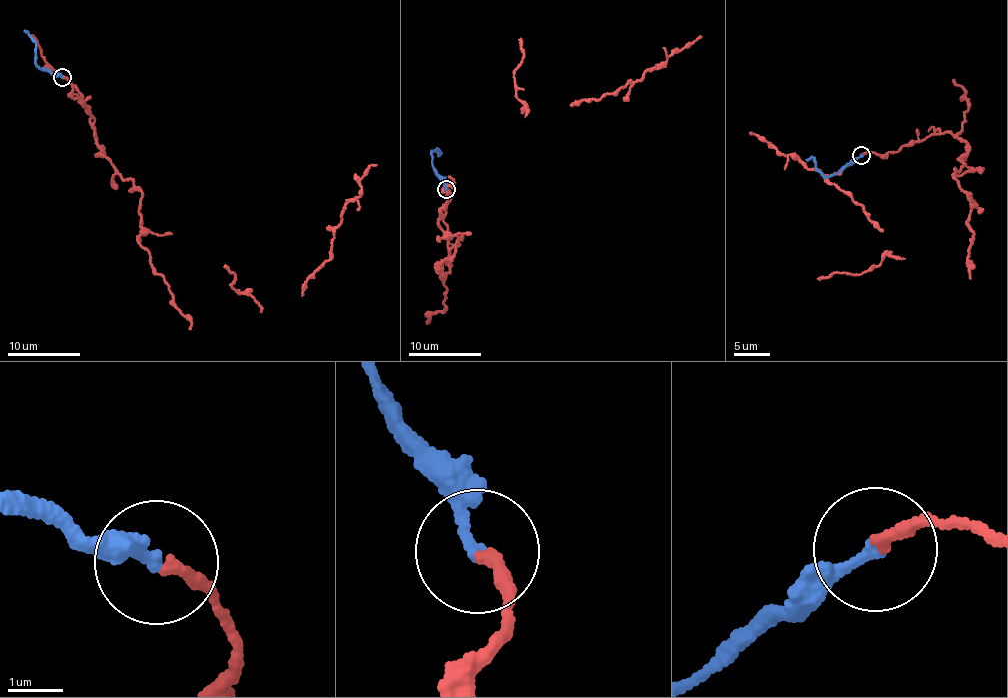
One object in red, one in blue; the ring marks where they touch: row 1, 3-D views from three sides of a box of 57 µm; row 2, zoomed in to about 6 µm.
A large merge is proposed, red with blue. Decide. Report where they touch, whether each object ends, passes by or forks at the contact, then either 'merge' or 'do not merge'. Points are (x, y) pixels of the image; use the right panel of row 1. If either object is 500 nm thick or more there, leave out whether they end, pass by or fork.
(861, 155) | red ends | blue ends | merge

